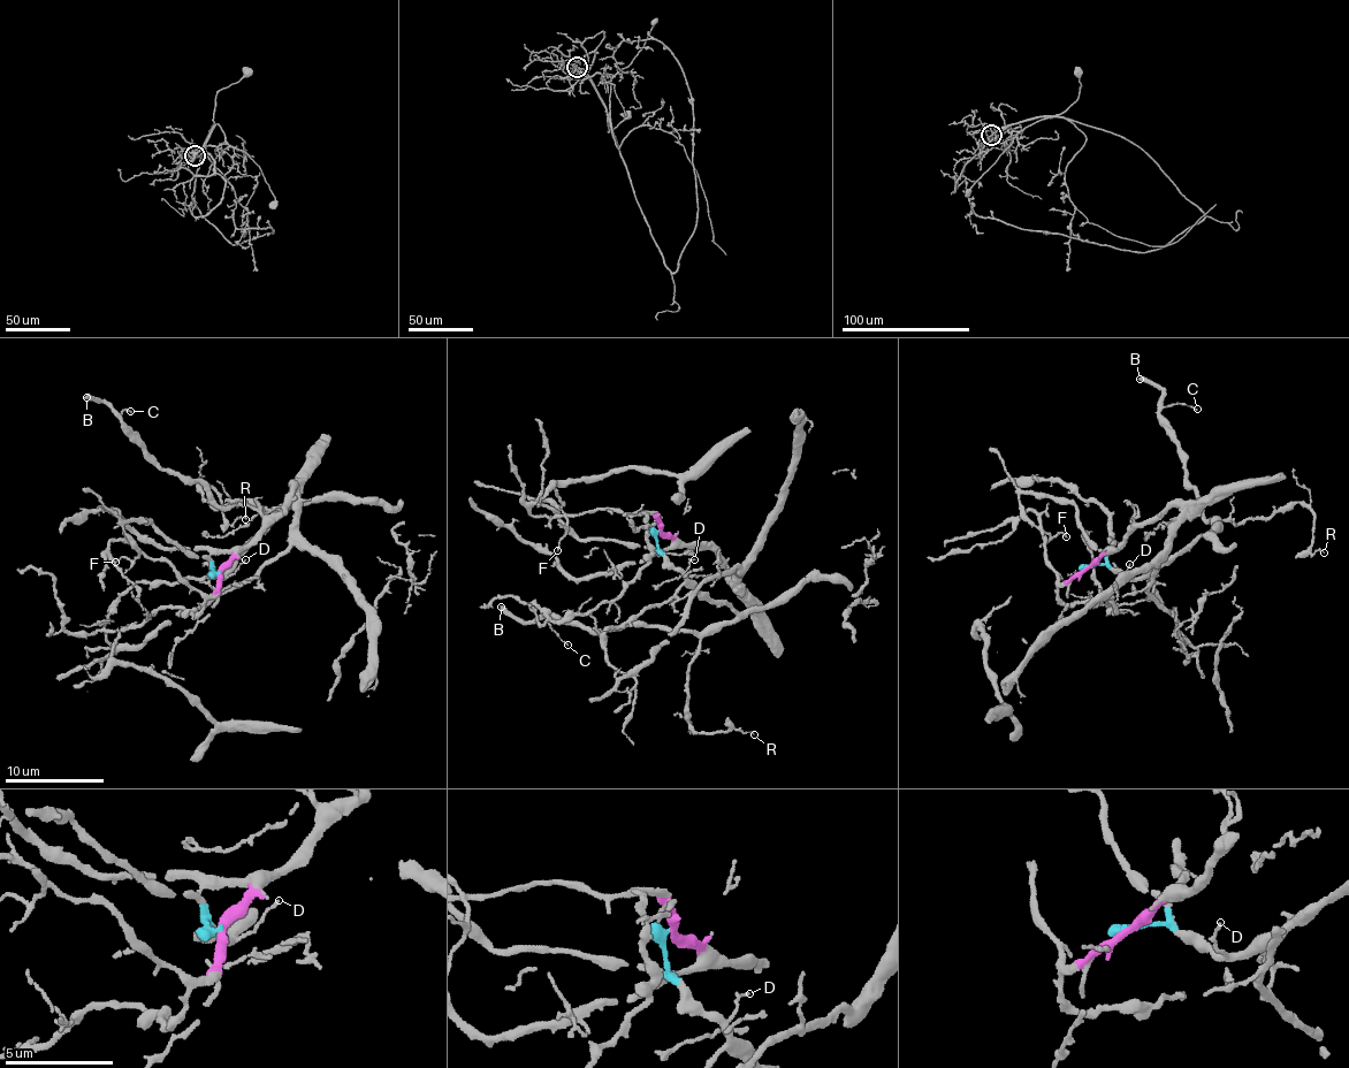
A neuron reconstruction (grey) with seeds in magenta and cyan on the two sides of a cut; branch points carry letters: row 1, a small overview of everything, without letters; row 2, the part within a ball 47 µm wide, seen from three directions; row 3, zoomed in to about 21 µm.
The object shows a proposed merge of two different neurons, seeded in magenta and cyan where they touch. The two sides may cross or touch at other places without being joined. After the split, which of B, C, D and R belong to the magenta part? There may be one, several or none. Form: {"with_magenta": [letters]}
{"with_magenta": []}

